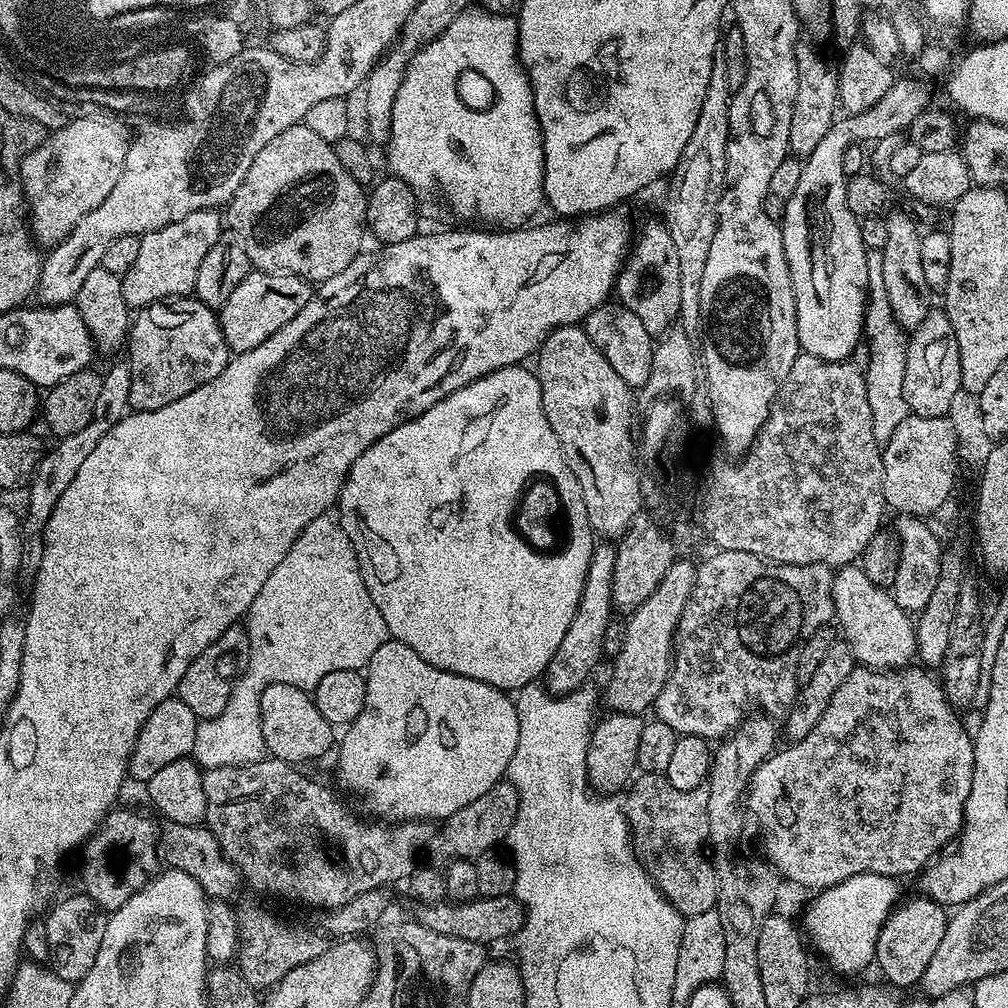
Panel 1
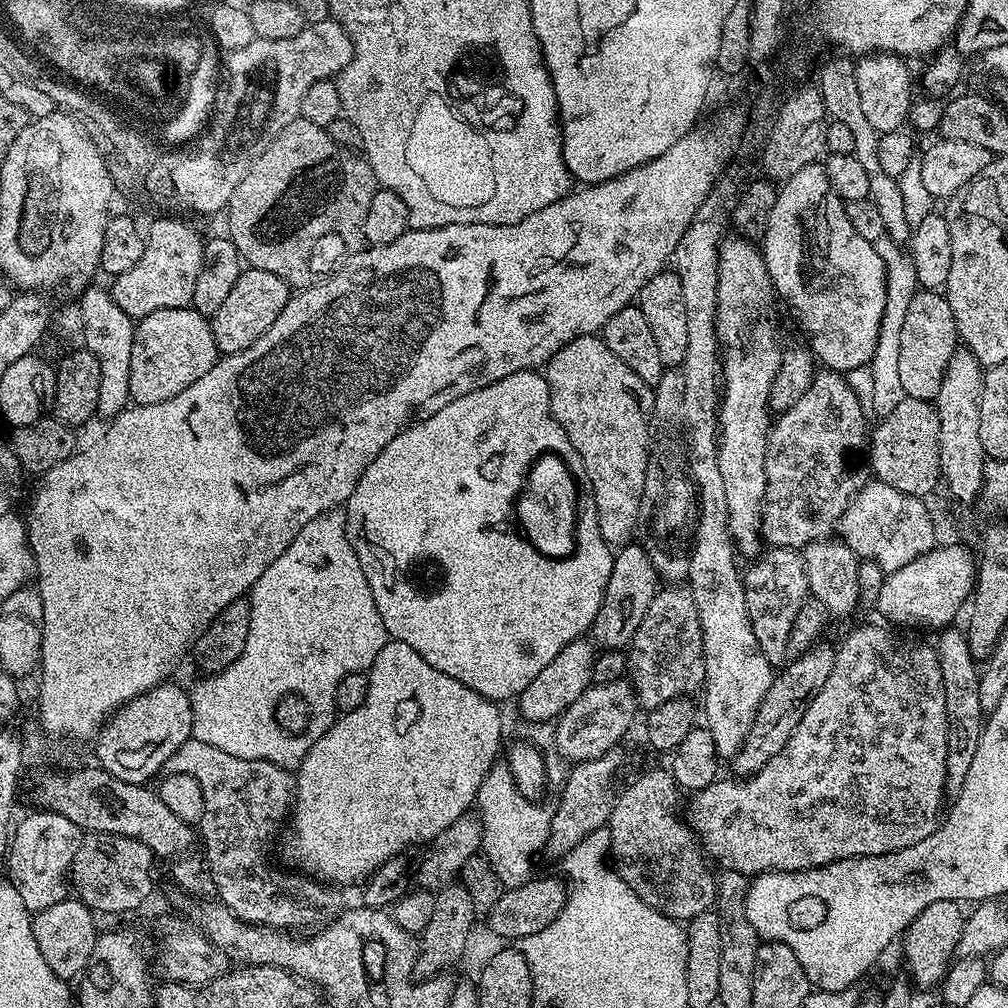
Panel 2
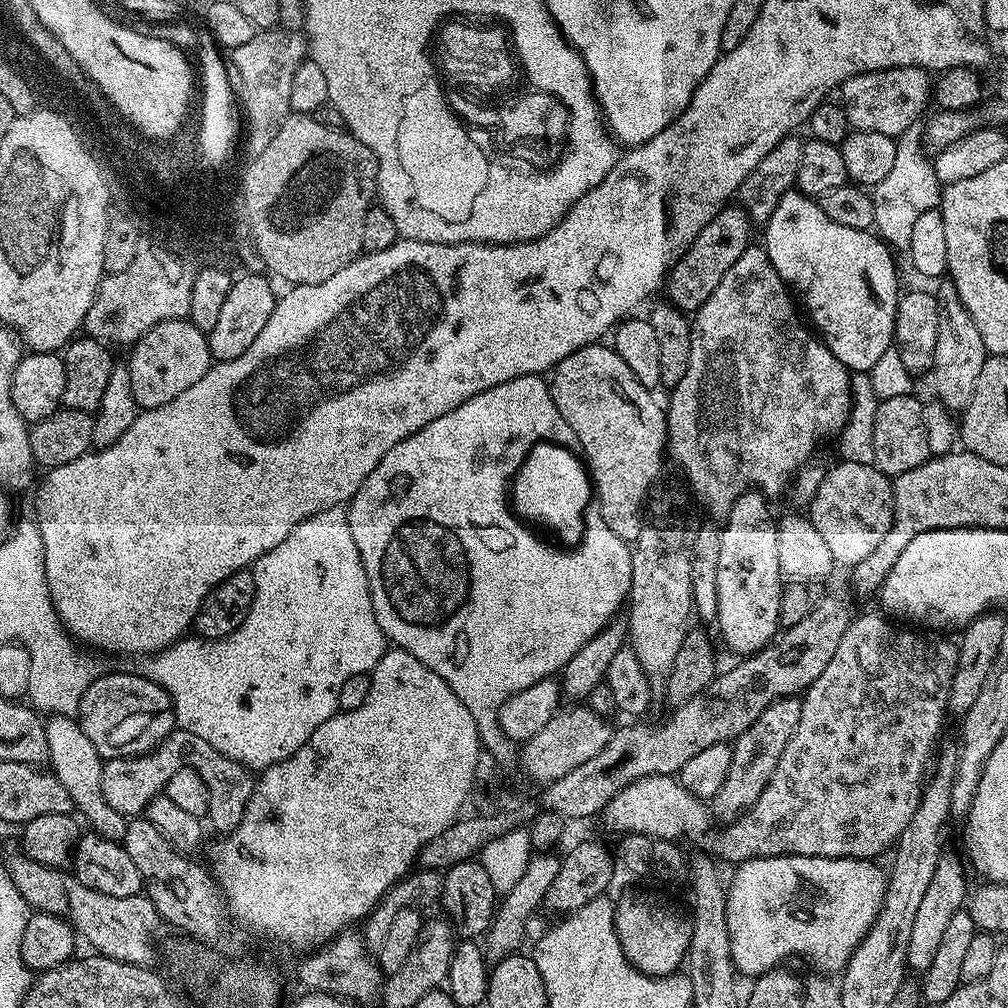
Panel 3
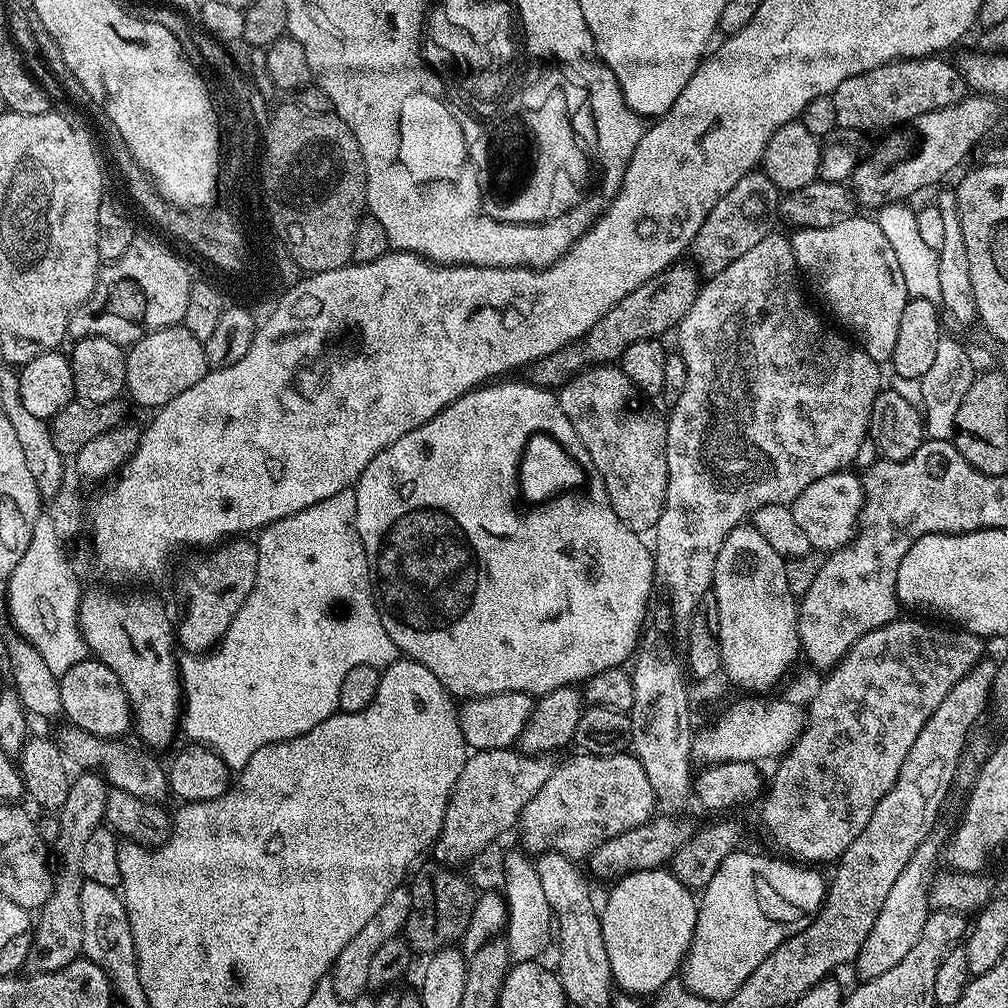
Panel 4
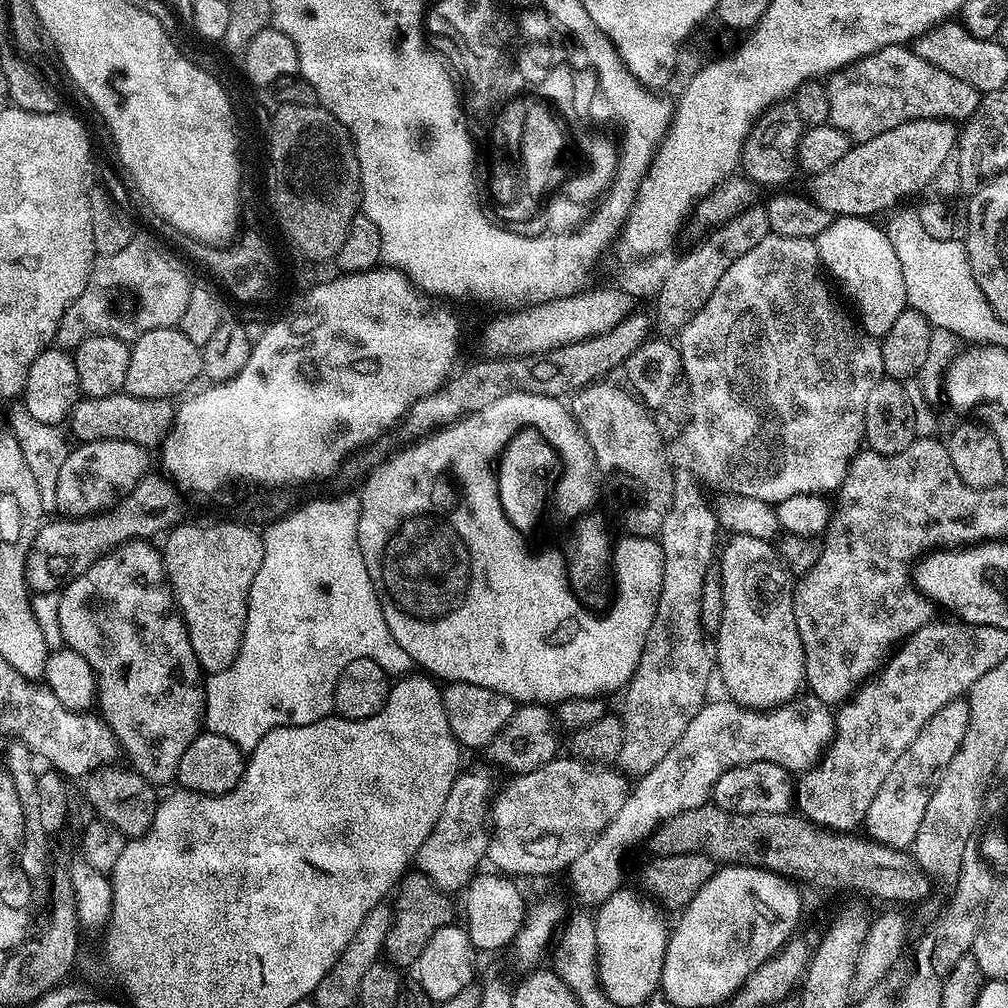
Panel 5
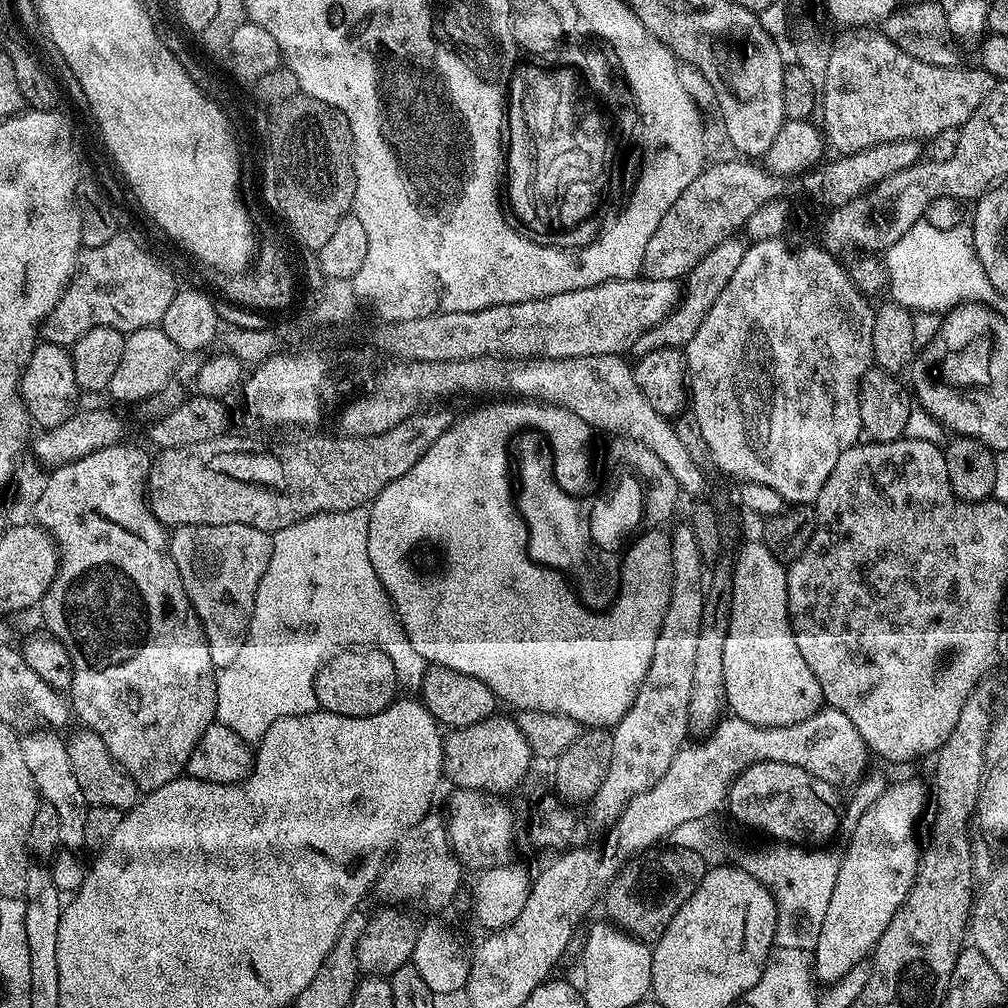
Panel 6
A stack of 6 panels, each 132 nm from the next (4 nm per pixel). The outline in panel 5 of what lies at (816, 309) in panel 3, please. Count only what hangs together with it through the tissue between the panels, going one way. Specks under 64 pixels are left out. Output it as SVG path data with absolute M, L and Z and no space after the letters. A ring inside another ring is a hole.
M837 216L815 242L827 275L833 281L836 279L844 287L845 294L856 303L859 323L870 335L883 338L886 330L894 326L898 314L908 307L908 299L906 282L902 282L898 274L876 276L876 228L872 224L875 223L871 219L862 216Z

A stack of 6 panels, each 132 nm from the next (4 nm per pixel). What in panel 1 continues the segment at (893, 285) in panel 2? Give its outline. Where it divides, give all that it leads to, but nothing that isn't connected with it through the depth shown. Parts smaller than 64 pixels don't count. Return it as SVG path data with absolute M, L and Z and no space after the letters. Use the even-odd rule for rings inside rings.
M869 248L866 254L866 270L868 271L868 301L864 303L863 339L869 348L869 365L864 369L866 382L866 398L870 402L870 418L874 418L874 438L883 446L898 430L899 423L909 416L906 406L906 394L902 394L902 381L906 375L906 350L908 341L905 329L900 327L898 318L894 318L894 310L890 307L890 297L886 294L886 281L882 278L882 254L878 248Z

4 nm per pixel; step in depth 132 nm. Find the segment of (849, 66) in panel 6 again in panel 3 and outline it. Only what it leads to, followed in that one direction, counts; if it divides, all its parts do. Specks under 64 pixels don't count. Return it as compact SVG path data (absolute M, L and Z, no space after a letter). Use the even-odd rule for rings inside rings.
M887 68L850 78L840 85L838 100L855 131L877 132L897 138L911 123L924 116L924 107L933 99L933 87L929 73L923 68Z

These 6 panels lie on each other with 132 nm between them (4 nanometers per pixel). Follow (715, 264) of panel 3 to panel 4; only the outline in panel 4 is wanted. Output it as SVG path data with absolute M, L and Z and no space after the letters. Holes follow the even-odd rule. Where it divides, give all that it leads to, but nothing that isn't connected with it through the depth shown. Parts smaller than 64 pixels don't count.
M677 262L672 267L662 270L654 278L642 282L638 290L630 290L618 306L611 308L581 340L573 340L571 344L562 346L554 354L534 361L530 366L531 383L549 390L559 389L571 376L598 364L612 364L619 361L620 355L634 342L655 340L663 337L663 332L675 329L686 318L690 306L694 306L694 298L698 298L702 276L691 263Z

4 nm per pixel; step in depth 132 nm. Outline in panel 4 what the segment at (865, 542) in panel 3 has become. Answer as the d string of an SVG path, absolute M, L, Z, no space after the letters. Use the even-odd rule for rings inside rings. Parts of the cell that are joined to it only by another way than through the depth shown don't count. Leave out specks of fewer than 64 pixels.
M845 470L826 475L811 483L792 501L790 507L798 526L806 533L812 548L819 552L833 552L855 539L861 506L864 504L864 485L861 477Z

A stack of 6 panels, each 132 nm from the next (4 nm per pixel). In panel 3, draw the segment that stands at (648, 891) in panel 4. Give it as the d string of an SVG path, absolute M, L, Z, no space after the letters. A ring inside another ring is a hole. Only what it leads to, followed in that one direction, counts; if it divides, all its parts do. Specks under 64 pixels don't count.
M626 898L615 907L615 928L631 965L650 977L664 977L675 973L687 959L691 925L676 913L646 904L640 900Z

